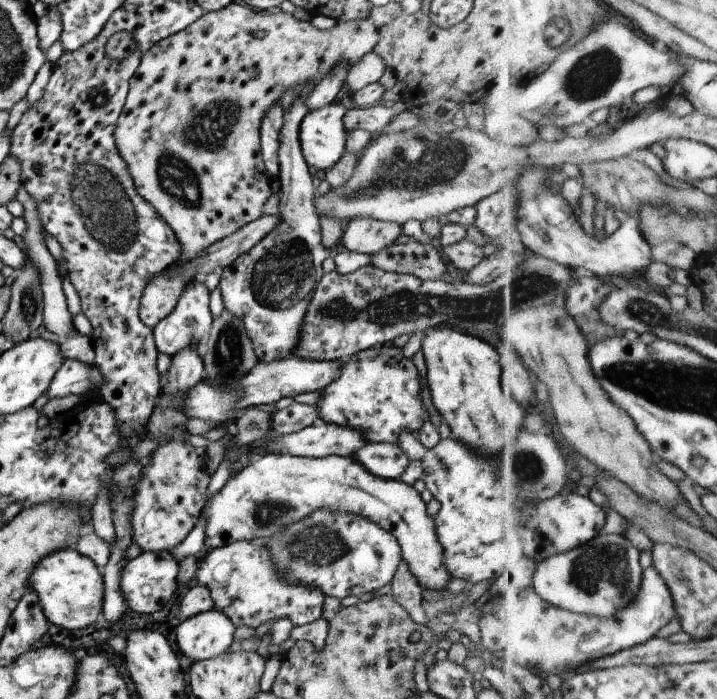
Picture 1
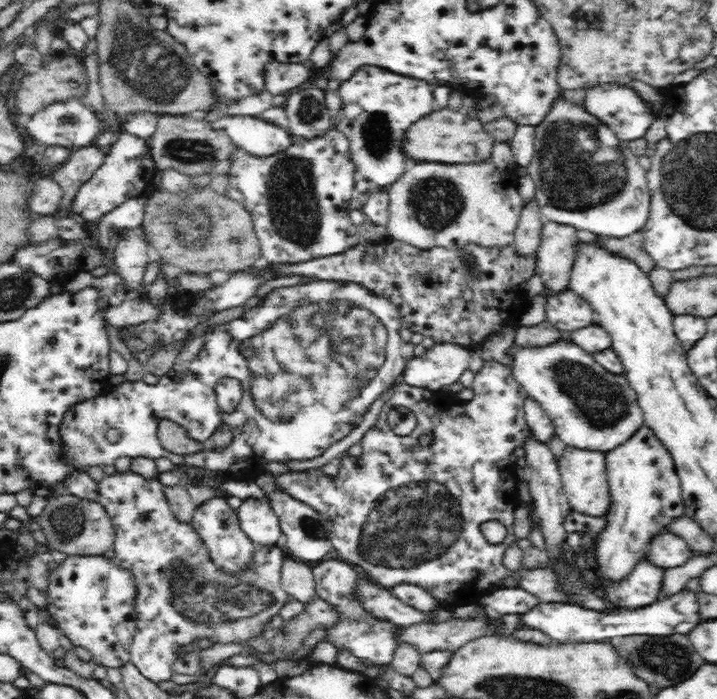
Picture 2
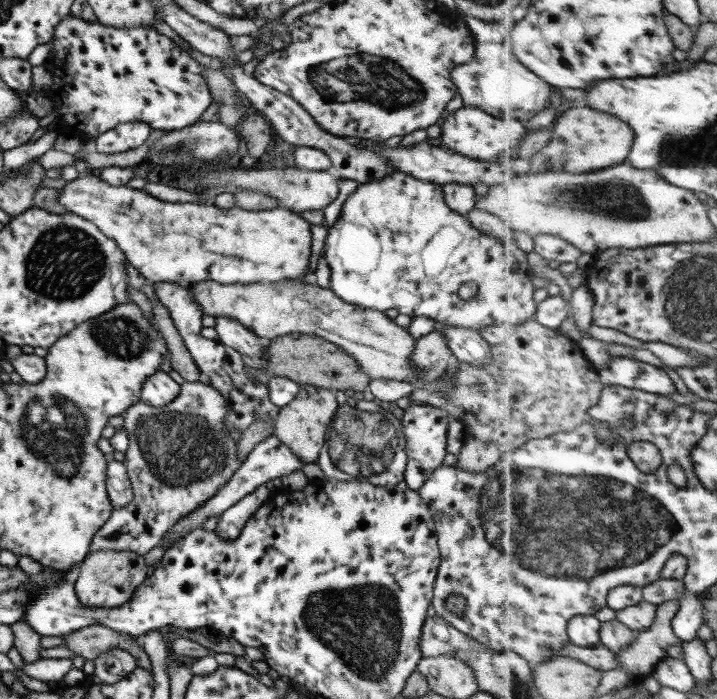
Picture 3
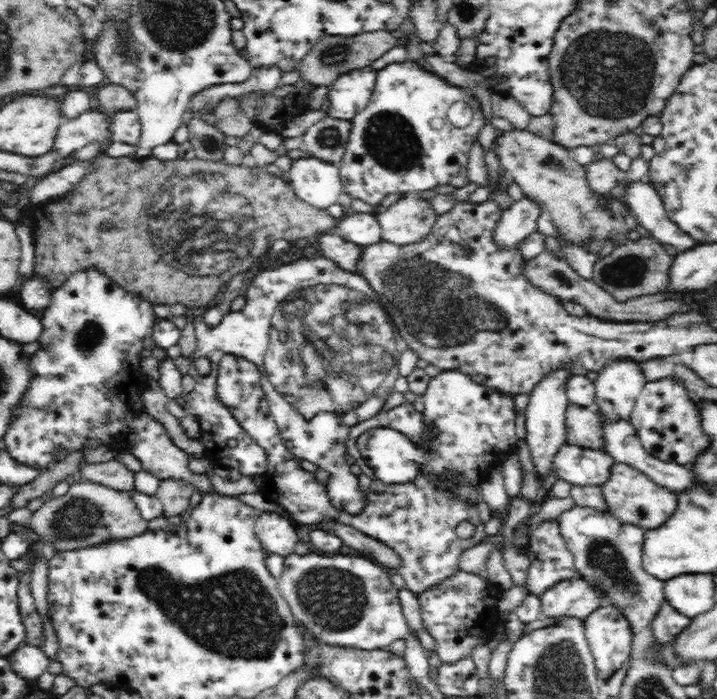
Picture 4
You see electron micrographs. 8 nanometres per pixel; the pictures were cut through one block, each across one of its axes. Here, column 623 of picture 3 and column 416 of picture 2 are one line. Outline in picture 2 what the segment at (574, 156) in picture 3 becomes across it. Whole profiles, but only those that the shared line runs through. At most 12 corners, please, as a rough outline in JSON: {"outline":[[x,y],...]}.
{"outline":[[440,108],[404,130],[410,164],[490,157],[479,120]]}

